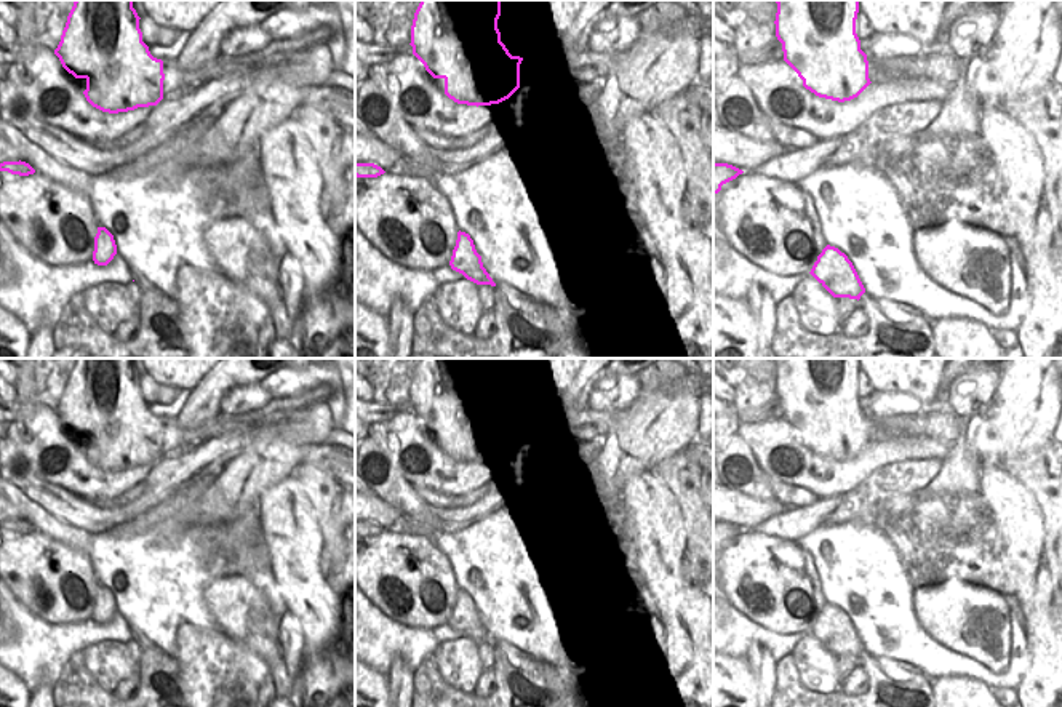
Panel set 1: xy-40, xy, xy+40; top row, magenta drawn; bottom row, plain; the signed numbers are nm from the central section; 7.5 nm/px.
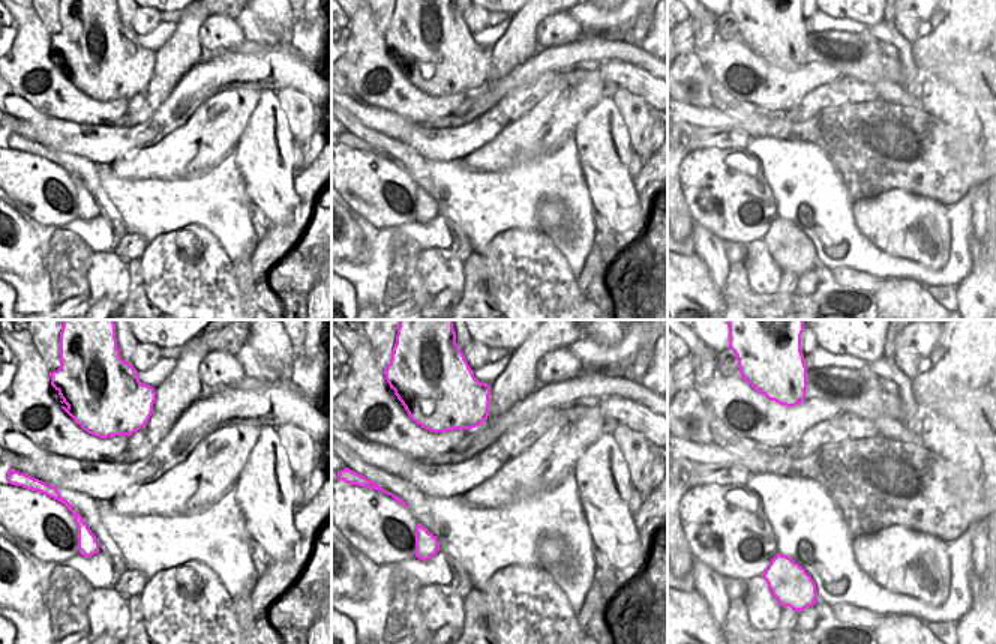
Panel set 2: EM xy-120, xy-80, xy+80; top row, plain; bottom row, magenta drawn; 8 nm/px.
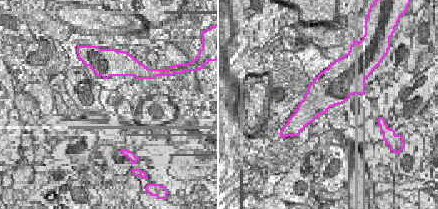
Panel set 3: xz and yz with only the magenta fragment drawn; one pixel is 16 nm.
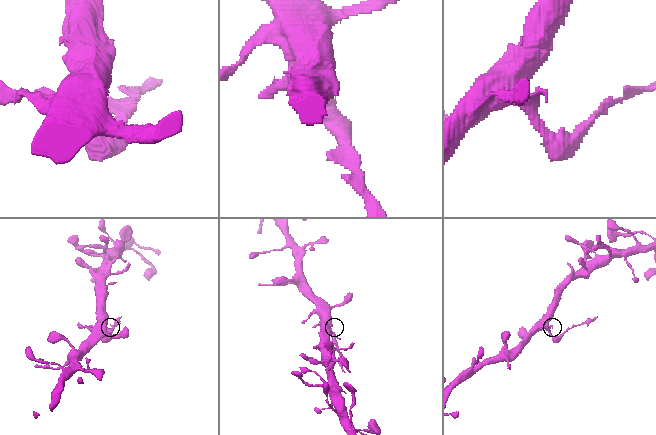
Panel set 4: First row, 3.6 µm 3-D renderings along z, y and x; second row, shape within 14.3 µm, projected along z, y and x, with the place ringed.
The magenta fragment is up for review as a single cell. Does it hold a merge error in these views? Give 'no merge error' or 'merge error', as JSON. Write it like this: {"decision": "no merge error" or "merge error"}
{"decision": "merge error"}

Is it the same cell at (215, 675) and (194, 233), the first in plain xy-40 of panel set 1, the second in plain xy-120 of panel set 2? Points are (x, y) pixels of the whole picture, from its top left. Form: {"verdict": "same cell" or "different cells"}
{"verdict": "same cell"}

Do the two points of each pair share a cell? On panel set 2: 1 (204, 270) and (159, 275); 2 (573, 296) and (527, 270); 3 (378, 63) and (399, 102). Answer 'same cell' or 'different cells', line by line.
1: same cell
2: same cell
3: same cell

